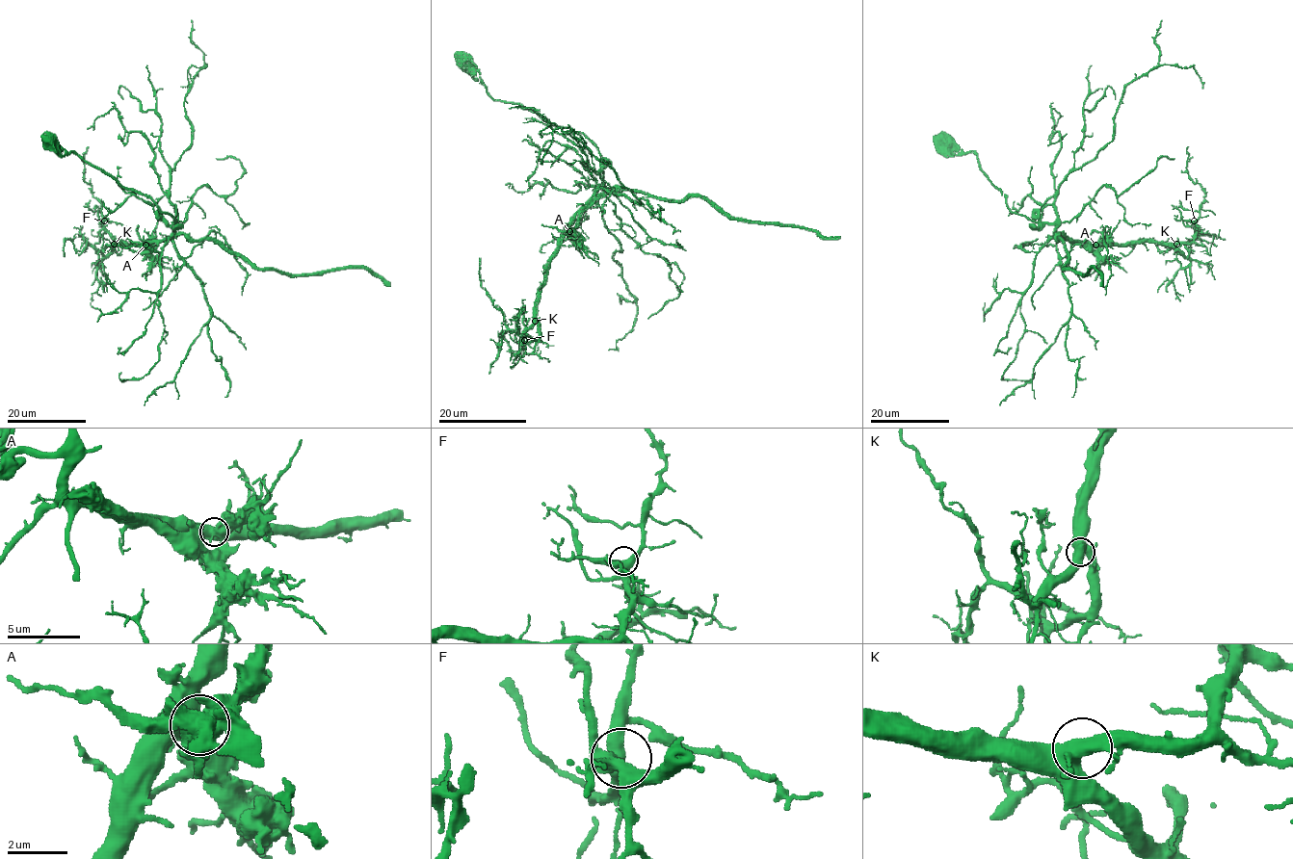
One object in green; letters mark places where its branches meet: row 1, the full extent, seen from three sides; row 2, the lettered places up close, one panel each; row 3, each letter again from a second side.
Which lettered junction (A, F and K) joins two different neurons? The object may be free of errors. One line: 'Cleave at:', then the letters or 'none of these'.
Cleave at: A

